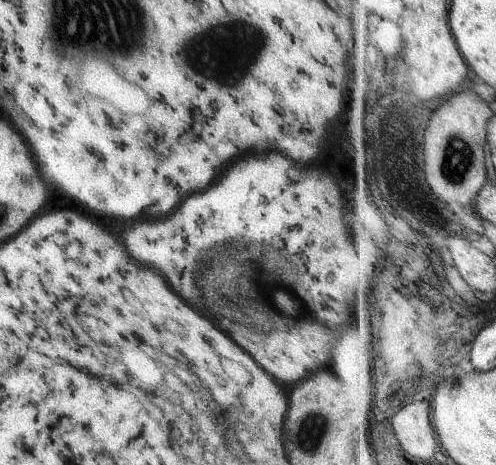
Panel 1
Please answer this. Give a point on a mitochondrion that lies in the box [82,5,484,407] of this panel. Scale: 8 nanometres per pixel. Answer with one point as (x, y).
(208, 57)

